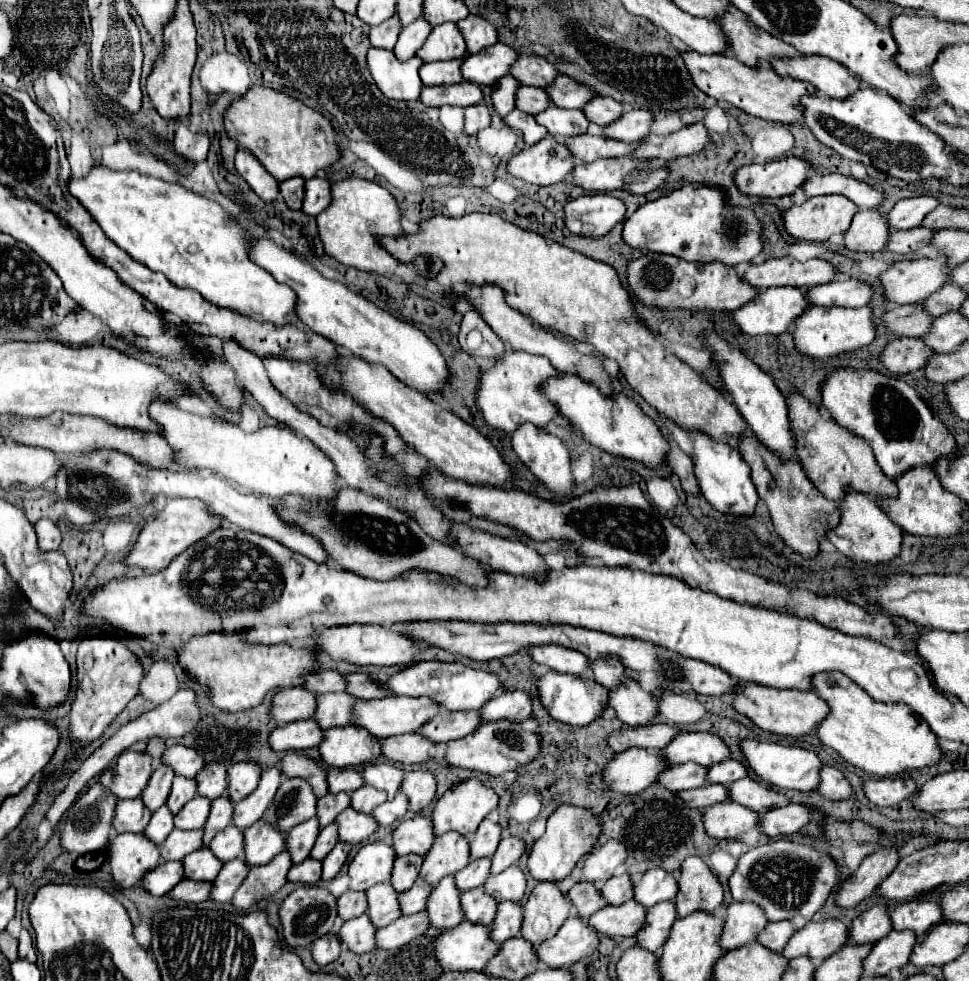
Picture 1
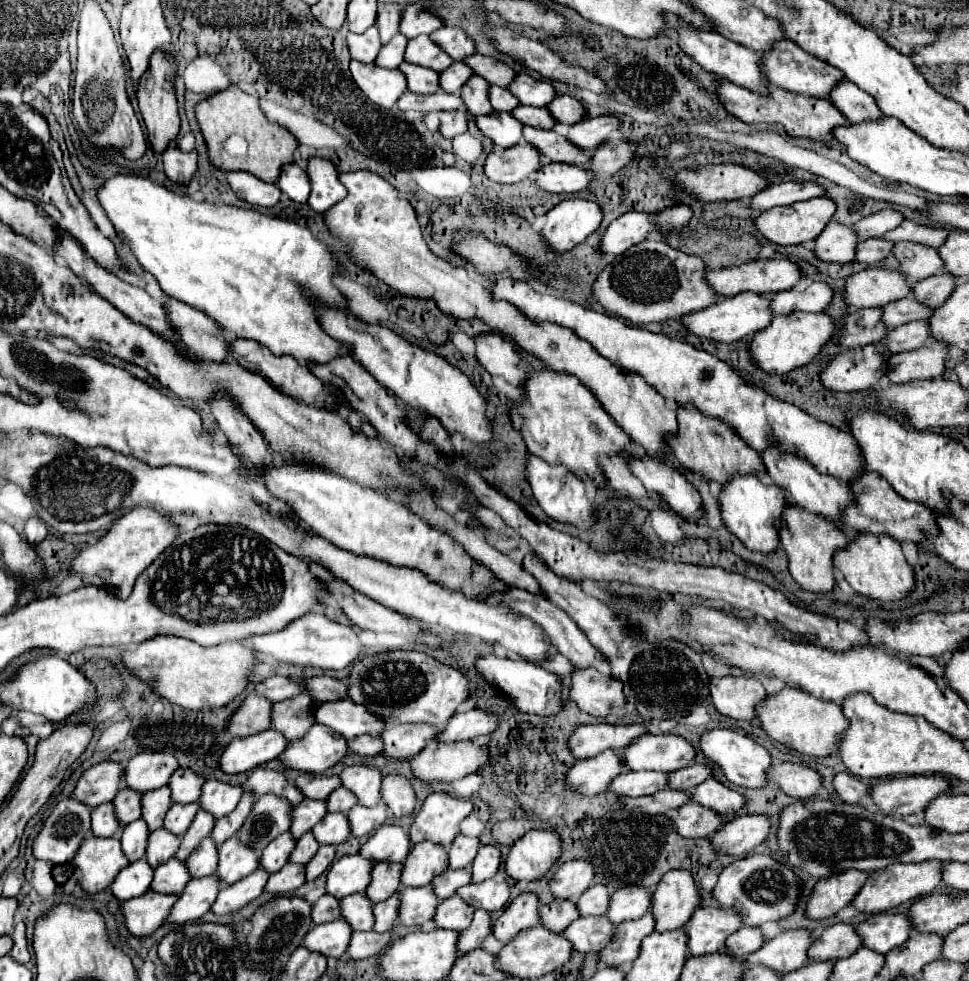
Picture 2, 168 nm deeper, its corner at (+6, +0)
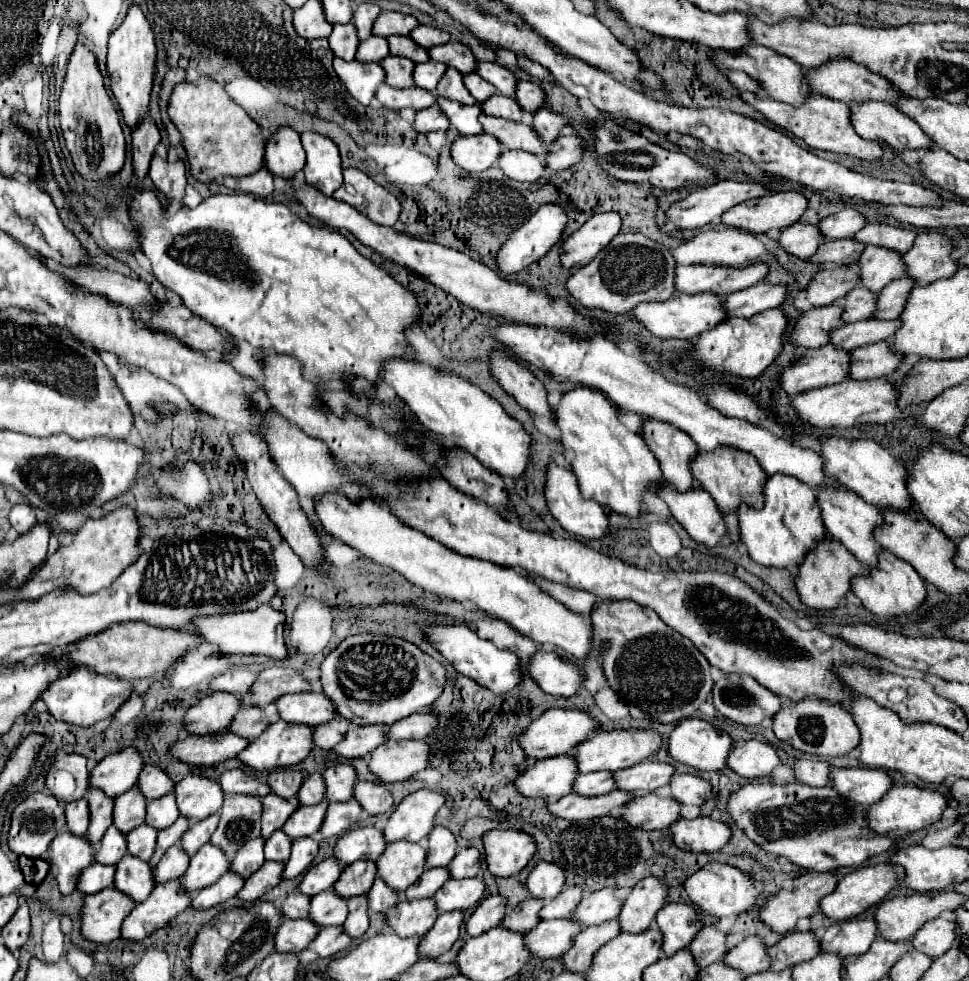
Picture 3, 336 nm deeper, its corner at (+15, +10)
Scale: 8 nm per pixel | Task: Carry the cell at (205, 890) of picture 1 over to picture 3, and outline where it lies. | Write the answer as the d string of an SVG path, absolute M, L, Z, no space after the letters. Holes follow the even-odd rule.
M102 889L100 893L86 895L86 903L84 903L84 911L82 911L84 937L90 941L96 941L96 943L110 943L110 941L118 939L120 923L124 921L124 917L128 917L128 913L134 907L136 907L136 901L132 901L130 897L124 897L124 893L120 893L118 889Z

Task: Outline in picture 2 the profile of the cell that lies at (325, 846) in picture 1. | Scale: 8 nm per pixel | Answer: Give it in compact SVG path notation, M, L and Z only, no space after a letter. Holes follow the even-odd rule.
M305 833L301 839L297 839L295 849L293 849L291 855L289 855L289 861L291 861L291 863L307 865L309 859L313 859L313 855L317 853L317 849L319 849L319 843L313 839L311 833Z

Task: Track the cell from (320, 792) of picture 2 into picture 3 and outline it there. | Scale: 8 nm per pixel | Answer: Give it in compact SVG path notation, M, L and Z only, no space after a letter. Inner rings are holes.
M278 769L268 775L268 785L276 795L290 799L290 797L296 797L296 793L300 791L300 781L304 781L304 777L308 777L306 771Z

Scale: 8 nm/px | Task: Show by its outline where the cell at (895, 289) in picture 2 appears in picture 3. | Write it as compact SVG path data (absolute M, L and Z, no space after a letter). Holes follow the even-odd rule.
M830 265L822 267L808 291L808 301L814 307L840 303L854 287L860 285L860 275L852 271L848 265Z

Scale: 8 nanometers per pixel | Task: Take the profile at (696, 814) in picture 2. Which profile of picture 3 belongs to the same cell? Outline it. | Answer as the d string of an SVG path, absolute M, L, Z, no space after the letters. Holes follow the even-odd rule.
M642 795L628 803L626 809L618 813L632 827L638 829L668 829L672 821L682 819L680 803L674 797L658 797L658 795Z

